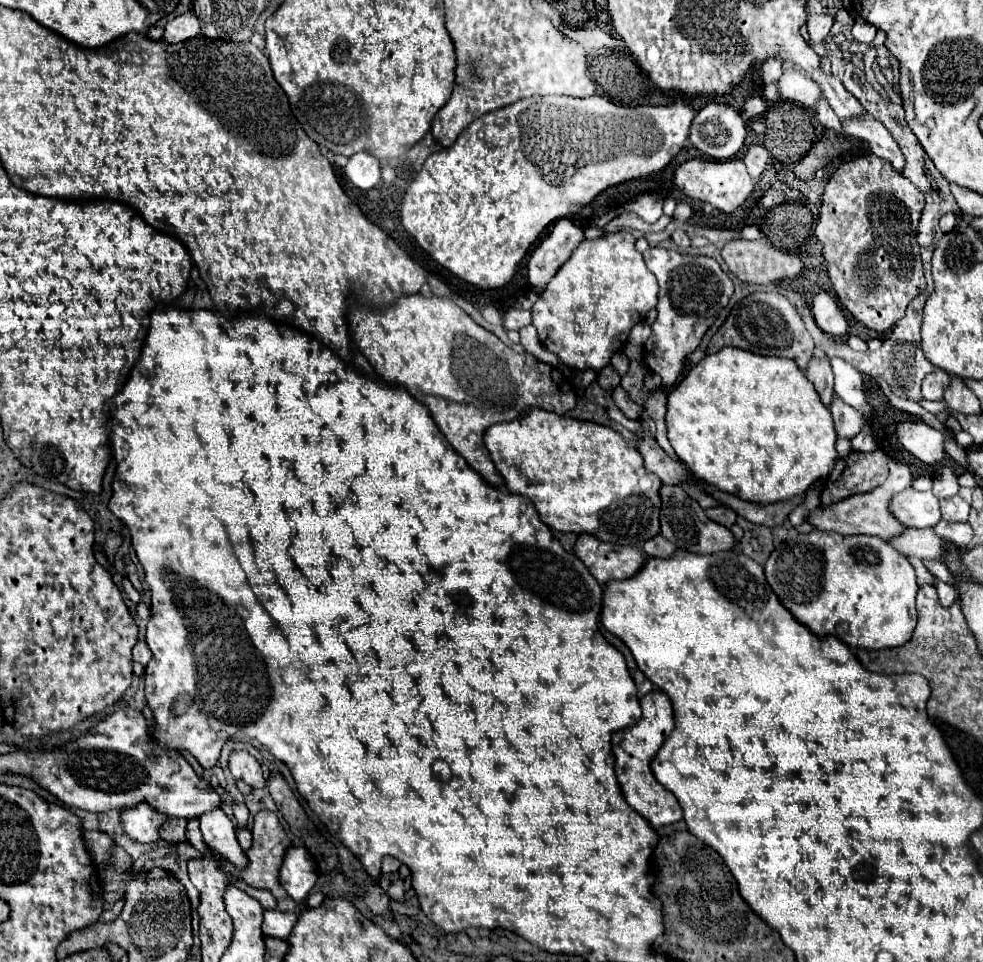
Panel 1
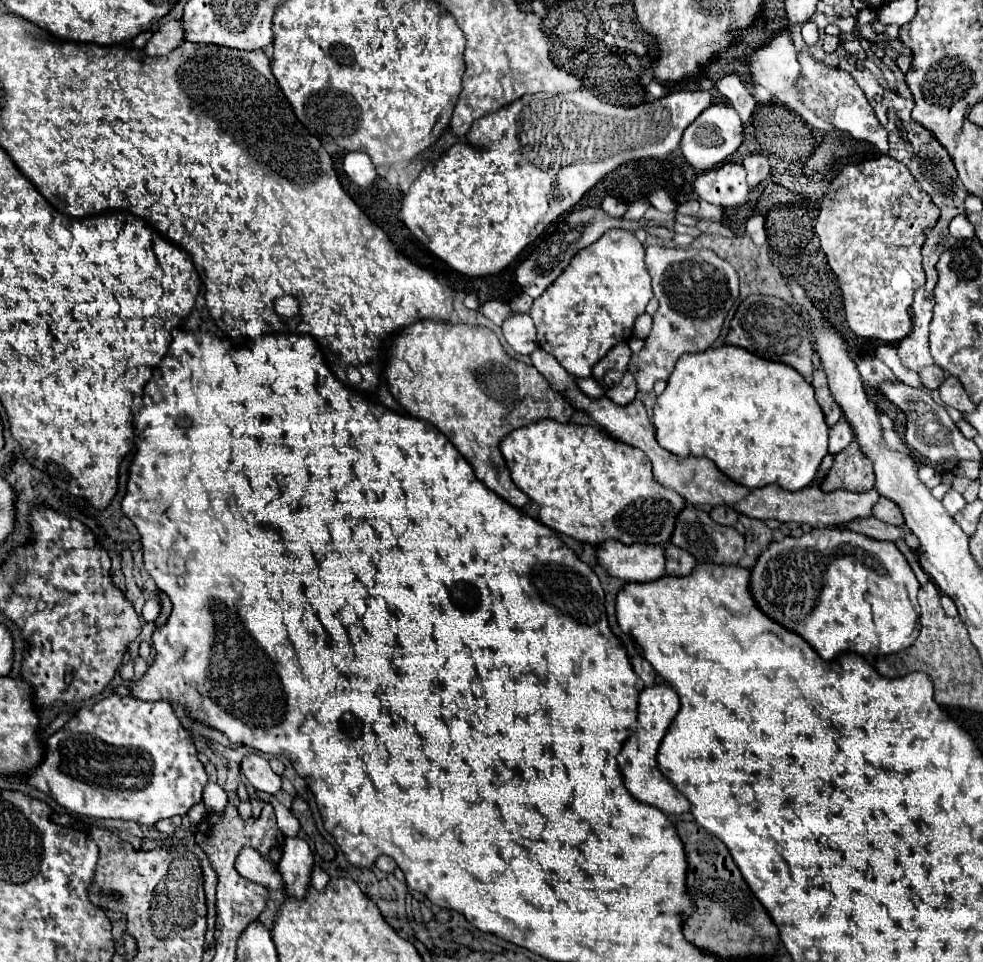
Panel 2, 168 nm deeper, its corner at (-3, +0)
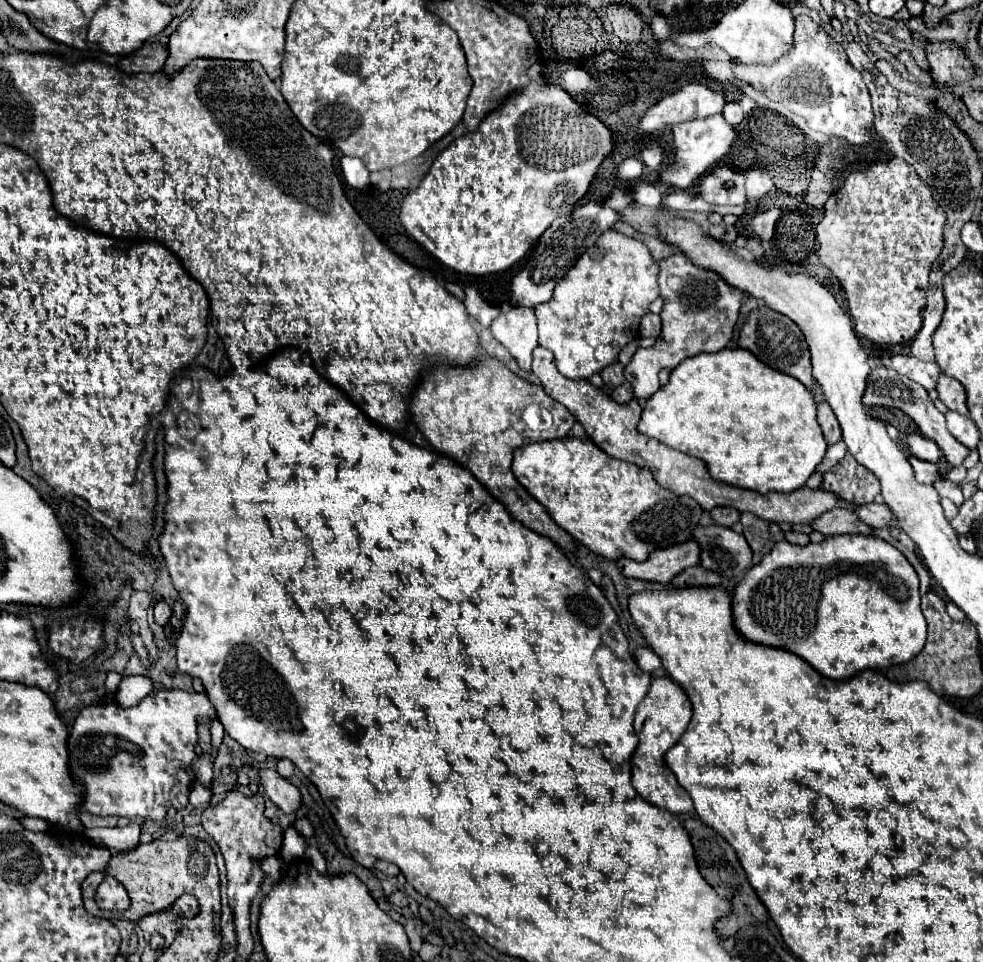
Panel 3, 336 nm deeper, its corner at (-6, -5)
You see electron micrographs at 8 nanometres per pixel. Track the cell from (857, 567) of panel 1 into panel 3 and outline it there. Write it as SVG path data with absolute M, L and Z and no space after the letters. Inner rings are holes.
M833 535L833 537L827 537L823 543L809 543L805 547L791 545L789 541L775 543L775 547L767 555L763 555L763 559L757 565L753 565L745 573L745 577L735 585L735 589L733 589L733 625L743 639L757 643L757 645L785 649L789 653L795 653L797 657L807 661L817 673L825 675L827 679L835 679L835 681L855 677L857 673L861 673L865 669L885 671L891 665L911 661L915 655L921 653L925 639L927 639L927 621L919 607L919 577L899 549L895 549L893 545L889 545L887 541L883 541L875 535Z

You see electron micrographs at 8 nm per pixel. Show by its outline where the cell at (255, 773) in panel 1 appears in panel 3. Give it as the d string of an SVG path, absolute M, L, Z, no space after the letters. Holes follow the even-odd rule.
M261 769L261 785L265 787L265 793L269 799L283 811L283 813L295 813L301 807L301 793L295 785L291 785L287 779L283 779L273 769Z

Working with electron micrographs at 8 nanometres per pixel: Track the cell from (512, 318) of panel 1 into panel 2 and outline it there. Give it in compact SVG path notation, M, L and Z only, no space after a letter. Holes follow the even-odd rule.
M491 300L486 302L486 304L482 304L480 306L480 312L486 316L486 318L490 318L494 324L504 324L504 320L508 320L514 312L512 312L512 308L508 306L508 303Z

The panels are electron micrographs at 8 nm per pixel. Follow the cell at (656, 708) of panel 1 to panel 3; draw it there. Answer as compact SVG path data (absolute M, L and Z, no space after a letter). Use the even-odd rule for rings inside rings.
M653 677L649 693L639 703L635 715L635 733L639 737L639 745L631 757L633 787L645 801L661 809L669 809L671 813L693 811L693 801L689 793L677 783L677 777L665 763L665 753L679 741L689 721L691 721L691 703L685 689L671 677Z

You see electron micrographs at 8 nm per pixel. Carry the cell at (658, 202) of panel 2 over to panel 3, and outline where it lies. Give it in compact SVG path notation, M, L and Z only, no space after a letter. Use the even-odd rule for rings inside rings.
M637 183L635 187L633 187L633 199L637 201L637 203L641 203L641 205L647 205L647 207L657 207L659 203L661 203L661 191L655 187L655 185L651 185L651 183Z

